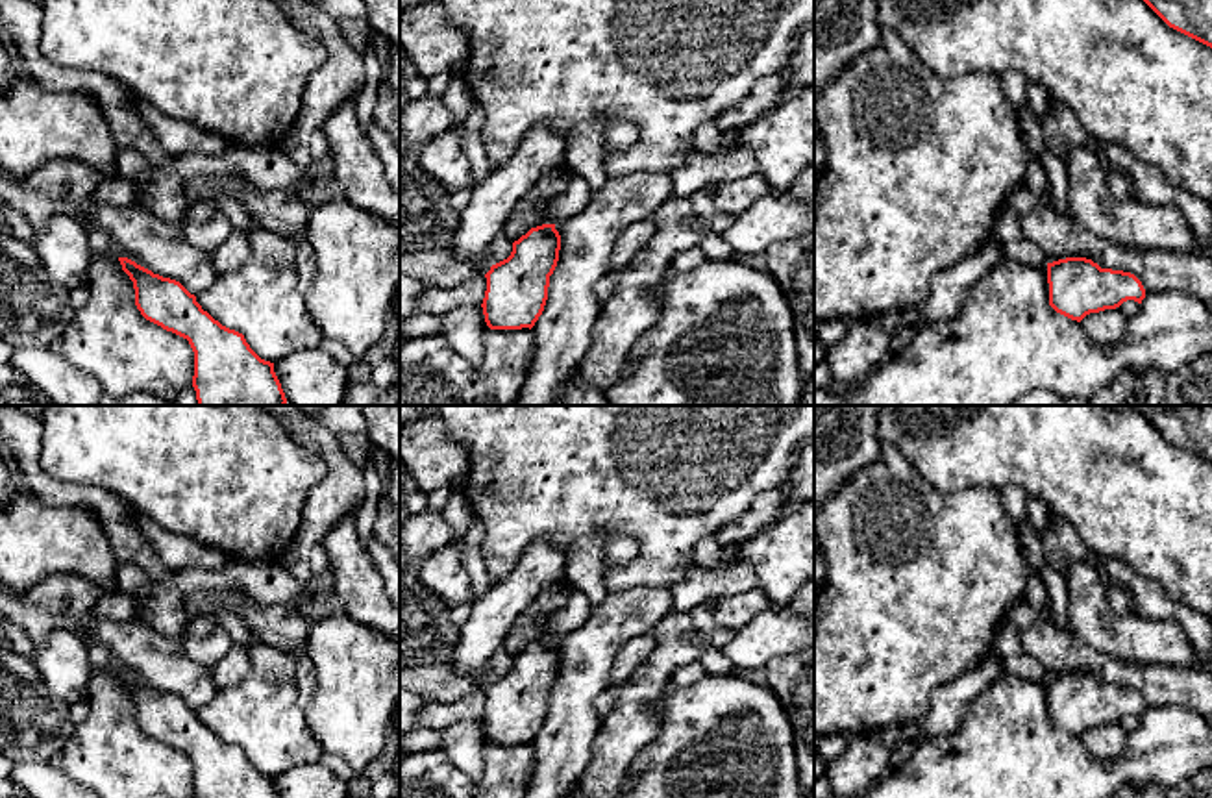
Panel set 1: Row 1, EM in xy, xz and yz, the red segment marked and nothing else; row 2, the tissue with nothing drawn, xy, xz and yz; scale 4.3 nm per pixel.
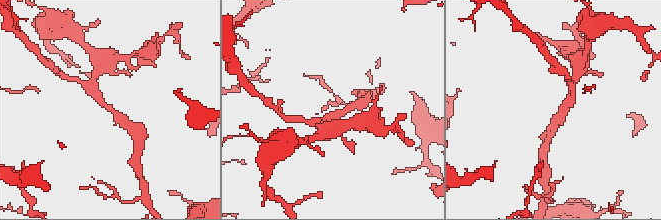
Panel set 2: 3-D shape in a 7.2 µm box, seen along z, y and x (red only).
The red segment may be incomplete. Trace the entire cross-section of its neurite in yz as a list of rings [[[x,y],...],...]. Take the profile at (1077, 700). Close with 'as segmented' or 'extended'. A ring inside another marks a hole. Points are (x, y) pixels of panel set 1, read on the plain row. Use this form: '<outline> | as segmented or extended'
[[[1086,672],[1047,678],[1049,720],[1081,737],[1090,728],[1116,724],[1127,715],[1142,718],[1142,696],[1123,685],[1101,683]]] | as segmented

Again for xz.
[[[542,639],[514,655],[507,674],[490,681],[481,718],[490,744],[535,741],[548,715],[559,665],[561,650],[555,639]]] | as segmented

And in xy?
[[[118,672],[135,704],[141,729],[189,755],[194,767],[192,798],[279,798],[274,778],[261,774],[244,750],[222,741],[179,696]]] | as segmented

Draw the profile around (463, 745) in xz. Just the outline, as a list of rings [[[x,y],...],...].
[[[459,720],[444,729],[440,754],[463,772],[479,774],[489,744],[481,720]]]

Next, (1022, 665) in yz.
[[[1025,652],[1012,657],[1005,657],[1001,661],[1003,661],[1003,670],[1007,674],[1018,676],[1033,683],[1047,681],[1044,667]]]

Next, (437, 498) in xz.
[[[463,474],[463,476],[453,478],[453,480],[451,480],[450,483],[446,483],[444,487],[435,489],[435,491],[431,491],[431,493],[426,493],[426,500],[427,500],[426,509],[442,515],[442,509],[444,509],[448,498],[450,498],[453,493],[463,493],[464,481],[466,481],[466,478],[464,478],[464,474]]]

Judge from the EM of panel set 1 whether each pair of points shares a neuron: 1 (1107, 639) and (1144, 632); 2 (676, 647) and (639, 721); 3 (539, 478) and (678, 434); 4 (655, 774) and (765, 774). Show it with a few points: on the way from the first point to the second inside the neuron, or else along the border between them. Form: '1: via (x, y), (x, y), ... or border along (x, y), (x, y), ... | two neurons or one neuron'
1: via (1116, 637), (1135, 637) | one neuron
2: via (659, 665), (635, 702) | one neuron
3: via (574, 443), (583, 434), (643, 434) | one neuron
4: via (683, 774), (737, 774) | one neuron

